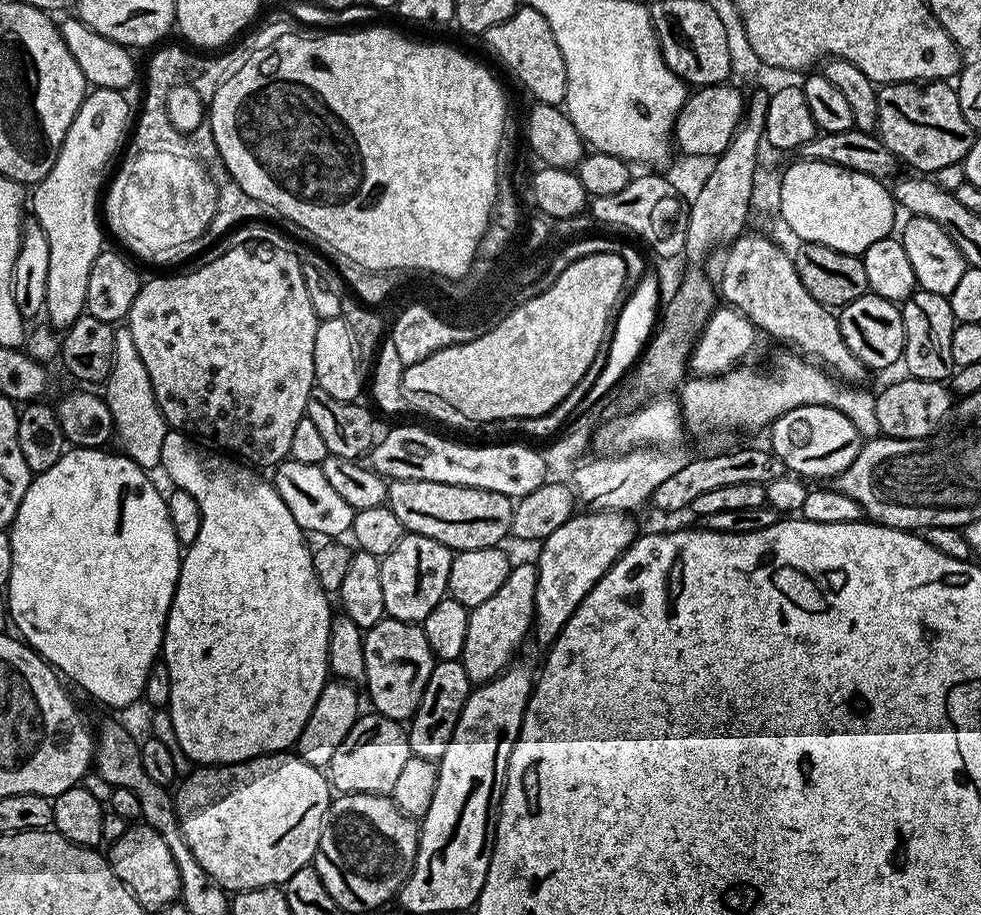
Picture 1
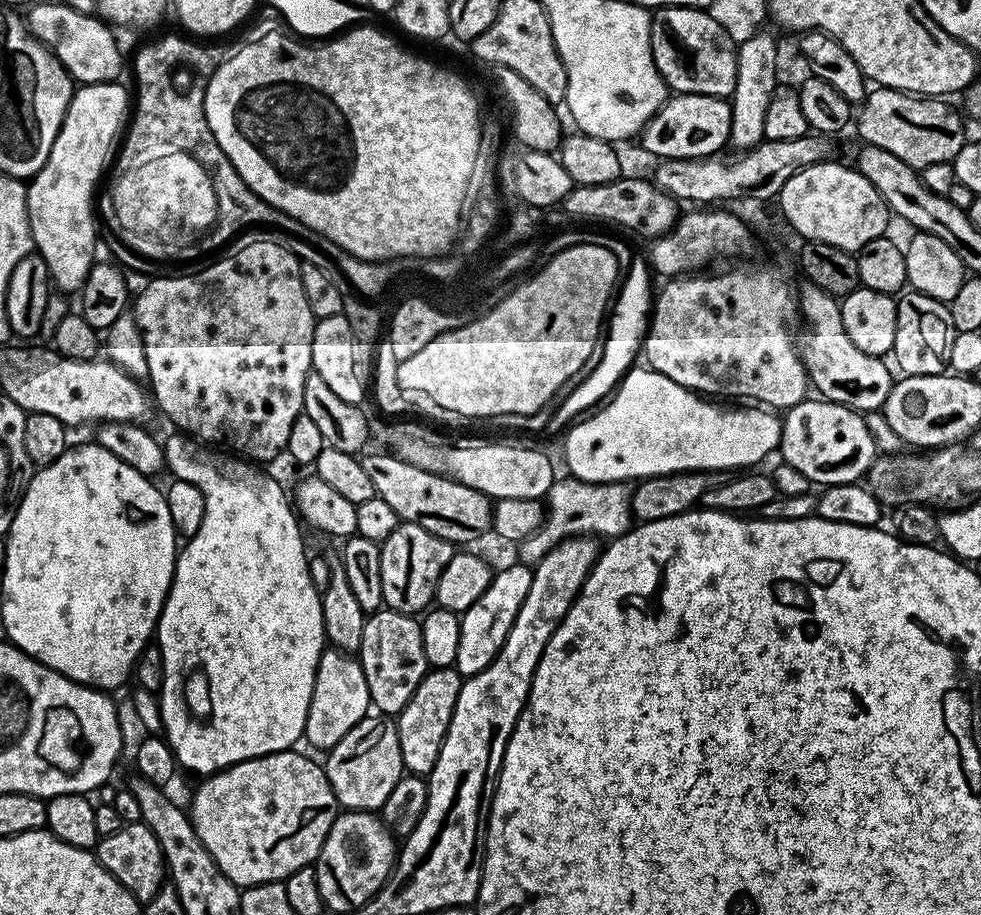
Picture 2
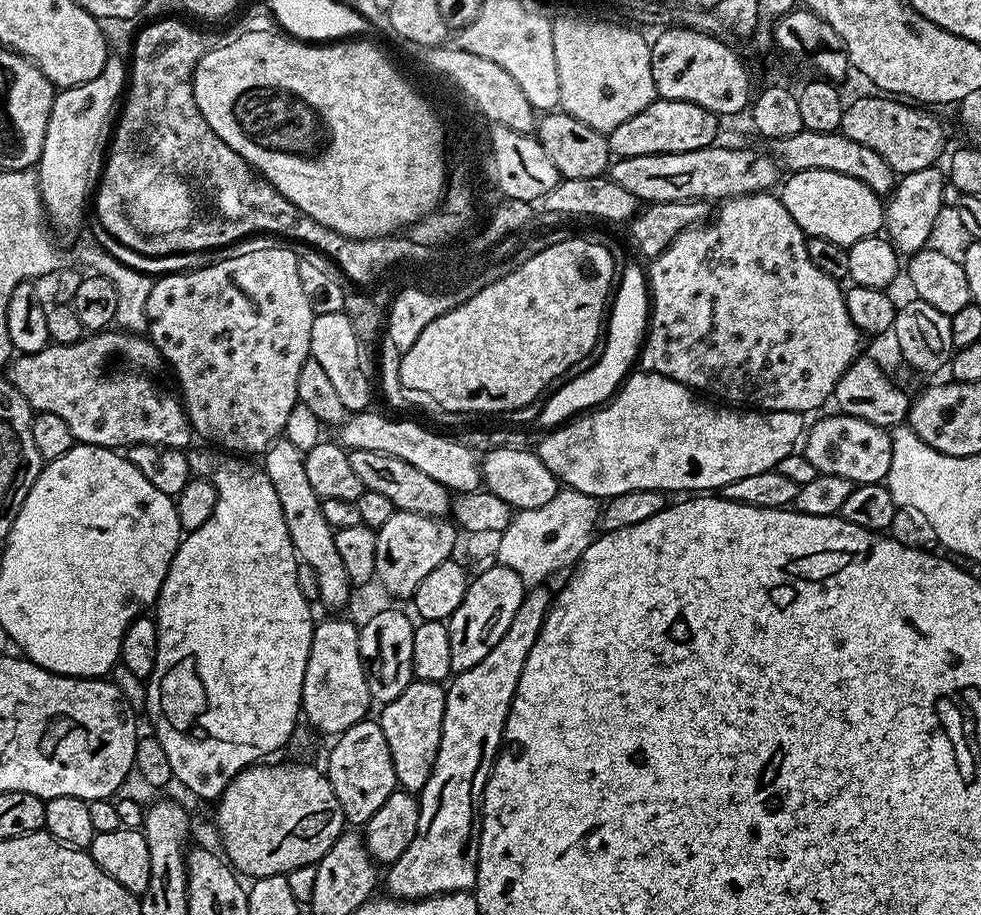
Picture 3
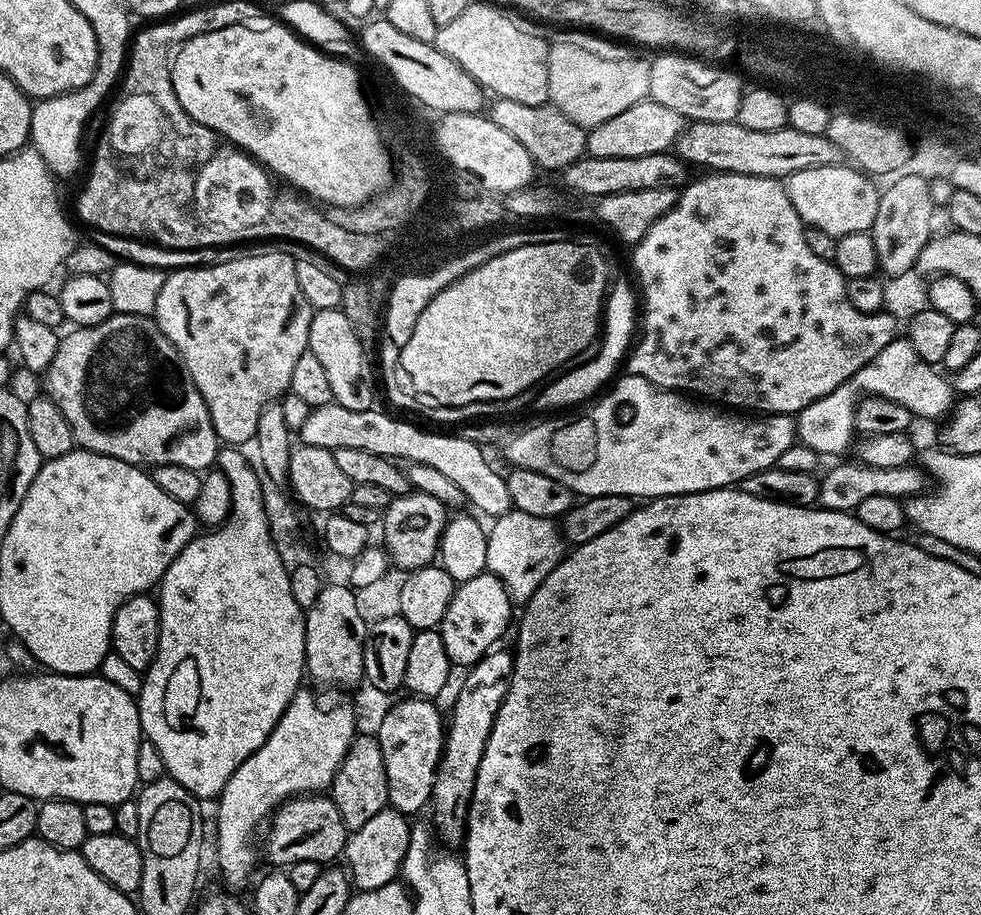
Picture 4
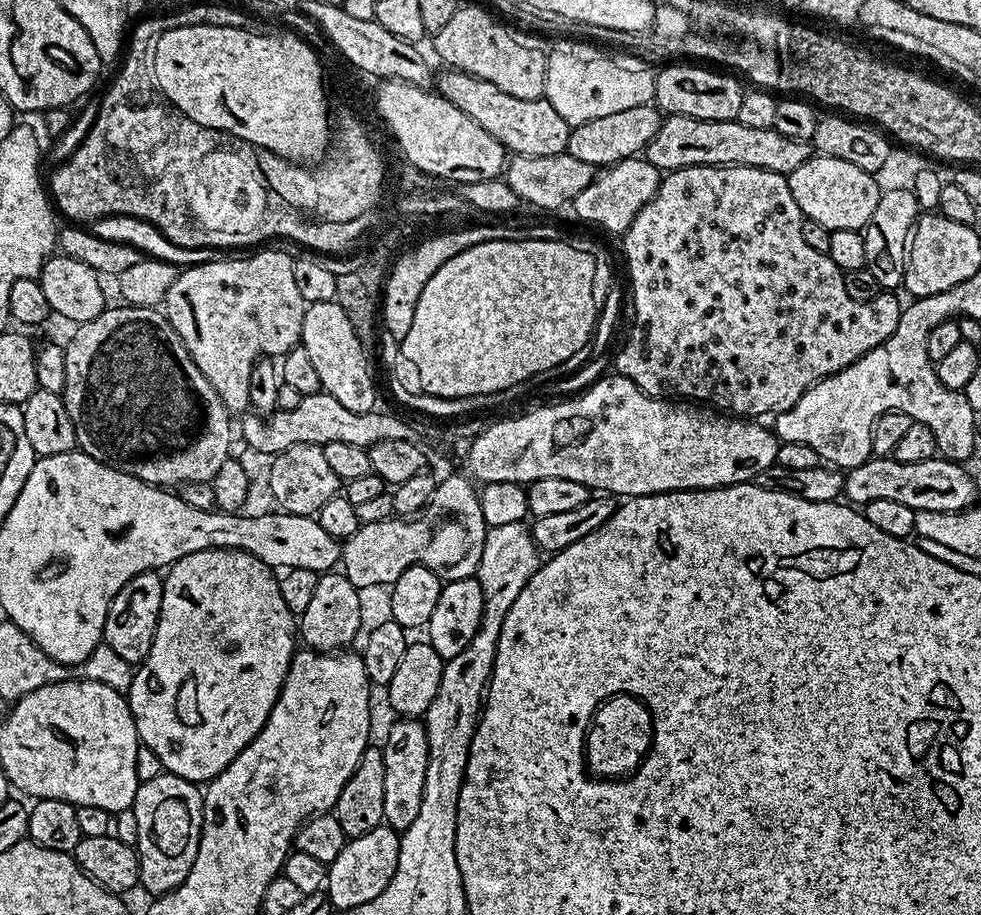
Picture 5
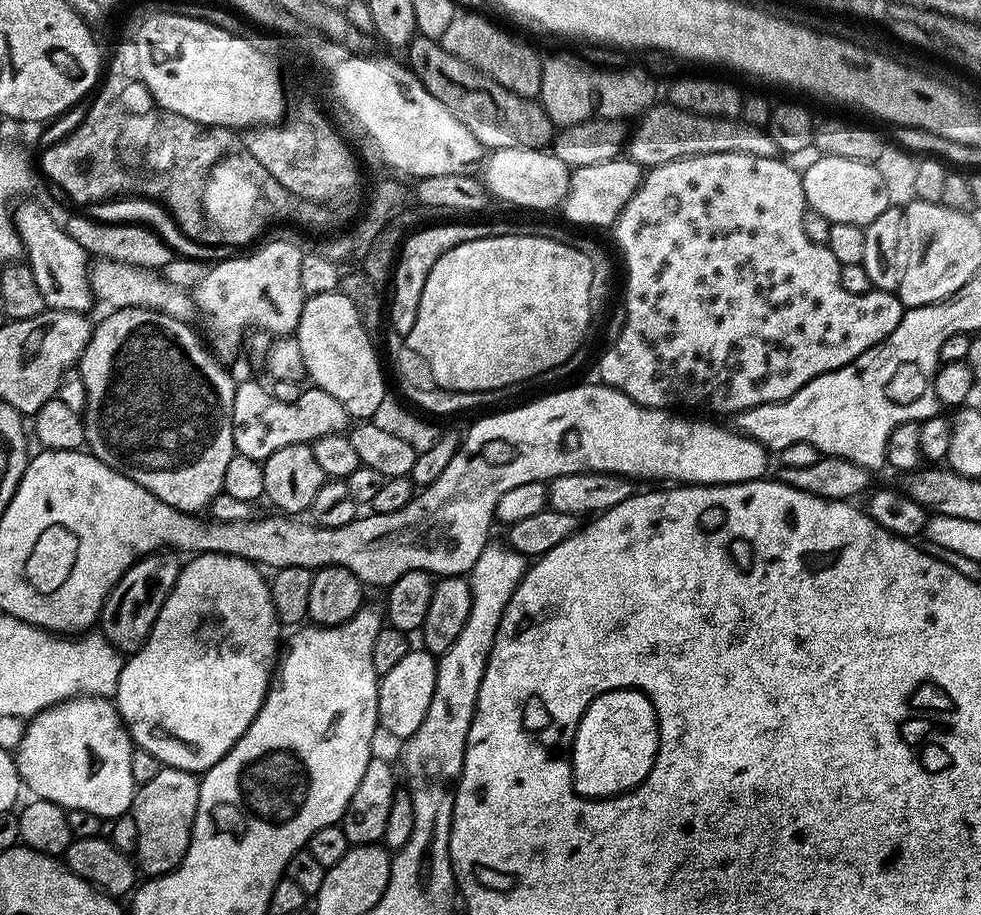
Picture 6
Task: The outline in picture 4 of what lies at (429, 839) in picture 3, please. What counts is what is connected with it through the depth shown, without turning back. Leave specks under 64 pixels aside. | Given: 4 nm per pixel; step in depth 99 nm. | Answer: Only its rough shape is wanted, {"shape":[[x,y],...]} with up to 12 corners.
{"shape":[[513,653],[463,673],[430,801],[435,835],[463,845],[478,762]]}

